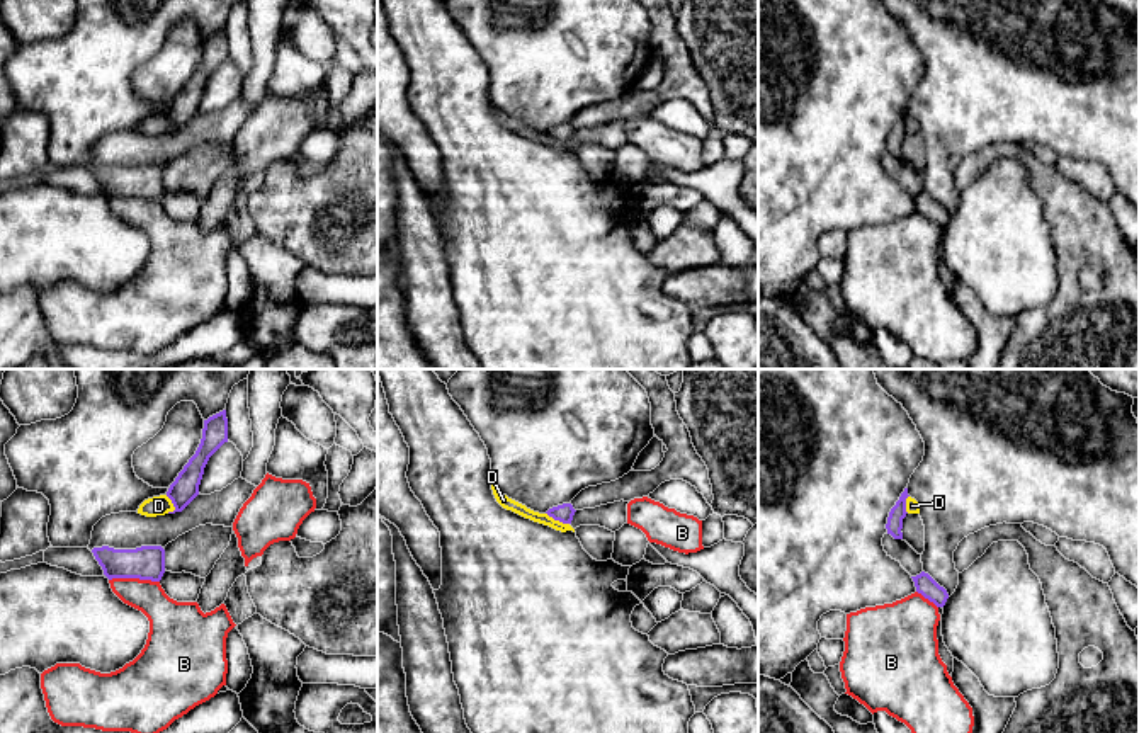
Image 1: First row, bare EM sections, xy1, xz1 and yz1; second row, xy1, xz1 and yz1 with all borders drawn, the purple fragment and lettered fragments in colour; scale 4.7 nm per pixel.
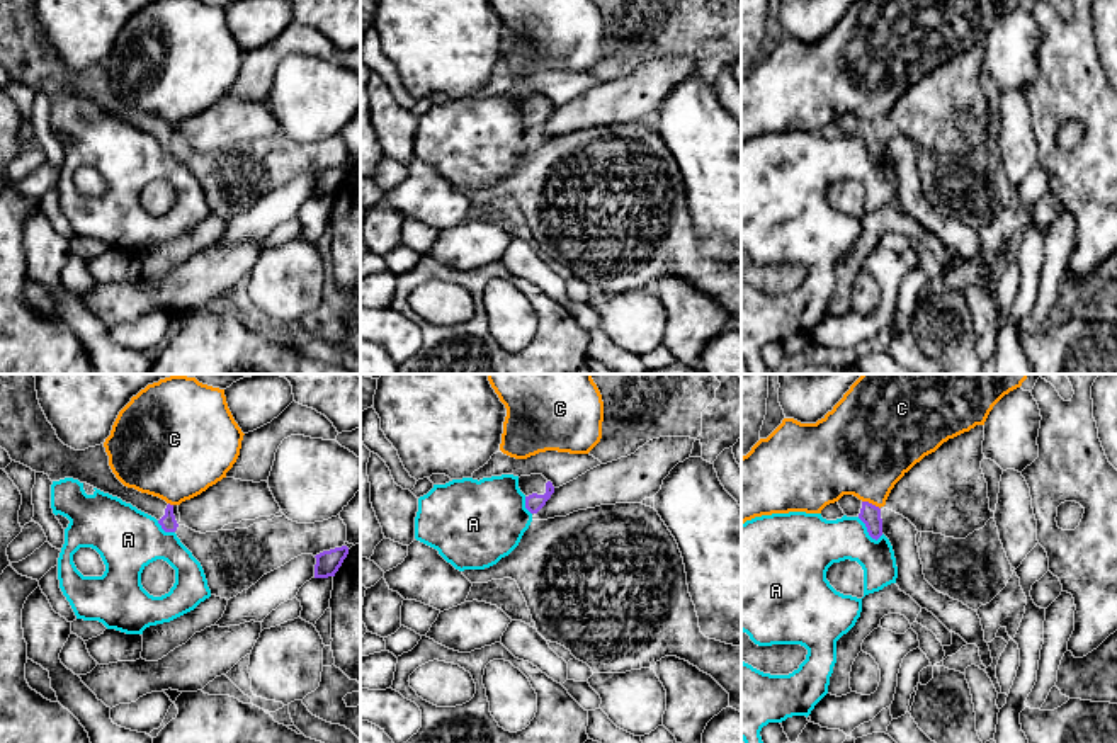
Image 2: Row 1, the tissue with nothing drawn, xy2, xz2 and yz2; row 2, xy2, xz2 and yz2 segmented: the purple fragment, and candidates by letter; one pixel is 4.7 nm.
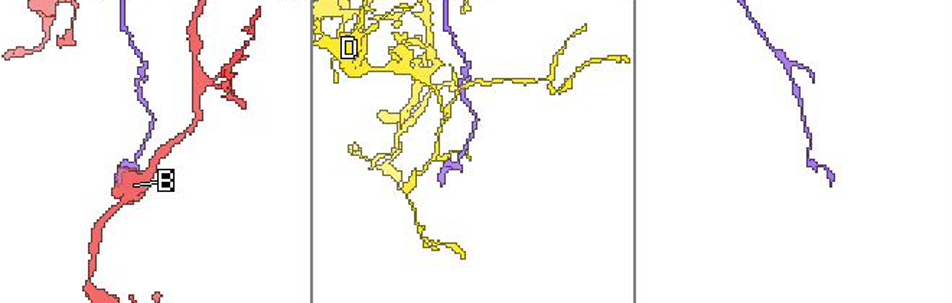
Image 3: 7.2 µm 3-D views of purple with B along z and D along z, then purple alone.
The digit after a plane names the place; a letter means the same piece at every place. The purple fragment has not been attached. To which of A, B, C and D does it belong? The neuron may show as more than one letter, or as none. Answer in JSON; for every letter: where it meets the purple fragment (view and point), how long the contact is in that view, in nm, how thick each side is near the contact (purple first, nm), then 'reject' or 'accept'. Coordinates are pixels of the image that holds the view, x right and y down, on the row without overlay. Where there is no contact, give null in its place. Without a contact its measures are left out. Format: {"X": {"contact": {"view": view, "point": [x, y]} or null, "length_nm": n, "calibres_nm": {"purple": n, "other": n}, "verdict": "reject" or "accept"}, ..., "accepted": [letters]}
{"A": {"contact": {"view": "yz2", "point": [867, 150]}, "length_nm": 150, "calibres_nm": {"purple": 100, "other": 240}, "verdict": "reject"}, "B": {"contact": {"view": "xy1", "point": [135, 196]}, "length_nm": 240, "calibres_nm": {"purple": 160, "other": 180}, "verdict": "reject"}, "C": {"contact": {"view": "yz2", "point": [871, 123]}, "length_nm": 100, "calibres_nm": {"purple": 100, "other": 420}, "verdict": "reject"}, "D": {"contact": {"view": "xz1", "point": [558, 138]}, "length_nm": 130, "calibres_nm": {"purple": 90, "other": 60}, "verdict": "reject"}, "accepted": []}

